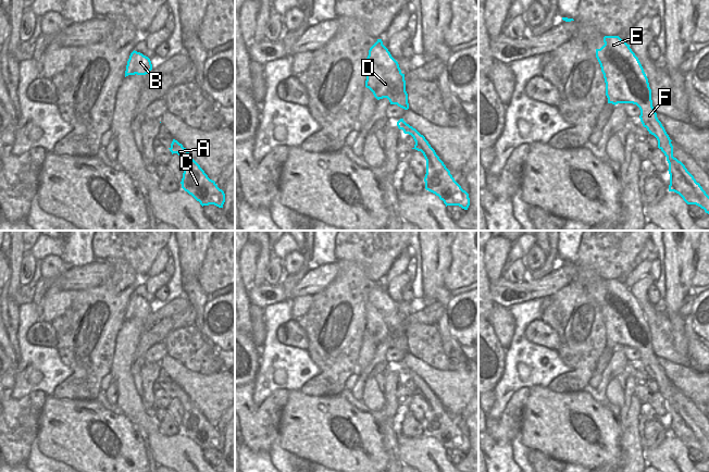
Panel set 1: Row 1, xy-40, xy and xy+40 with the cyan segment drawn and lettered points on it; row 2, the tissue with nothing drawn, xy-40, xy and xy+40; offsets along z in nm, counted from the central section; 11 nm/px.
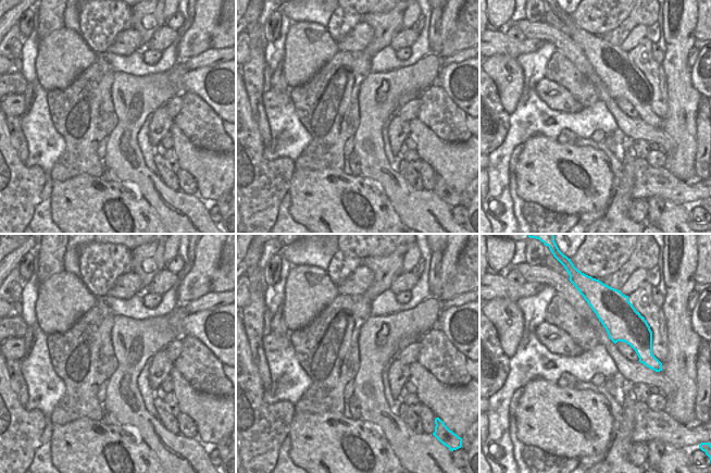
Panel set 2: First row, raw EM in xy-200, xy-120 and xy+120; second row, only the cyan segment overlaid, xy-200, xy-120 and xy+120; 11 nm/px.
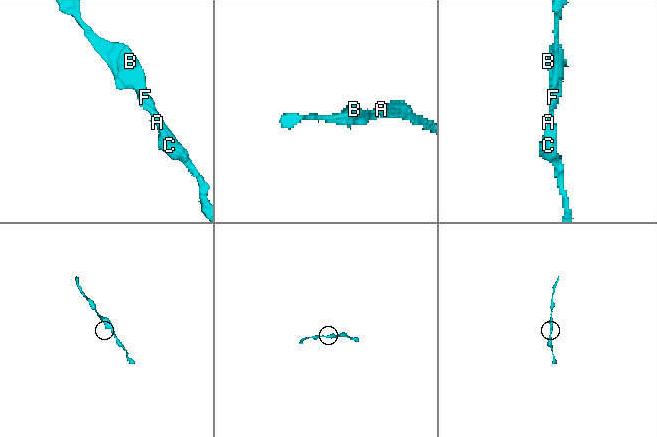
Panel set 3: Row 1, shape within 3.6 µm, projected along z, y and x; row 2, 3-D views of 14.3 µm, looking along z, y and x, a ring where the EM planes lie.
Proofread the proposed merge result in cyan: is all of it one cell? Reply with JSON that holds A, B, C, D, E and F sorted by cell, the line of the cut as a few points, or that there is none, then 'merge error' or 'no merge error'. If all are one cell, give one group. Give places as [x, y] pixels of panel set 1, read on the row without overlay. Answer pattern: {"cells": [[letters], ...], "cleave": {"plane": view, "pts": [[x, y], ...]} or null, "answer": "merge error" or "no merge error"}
{"cells": [["A", "B", "C", "D", "E", "F"]], "cleave": null, "answer": "no merge error"}

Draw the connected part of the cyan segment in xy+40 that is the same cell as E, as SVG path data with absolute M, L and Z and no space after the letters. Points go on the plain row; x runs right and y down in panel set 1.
M605 280L605 288L600 293L596 293L596 301L600 308L606 326L606 339L608 347L633 347L640 353L640 365L647 372L649 377L654 378L658 384L658 392L667 400L669 407L670 428L669 435L679 437L687 448L696 448L709 458L709 439L702 433L699 426L687 414L685 409L673 400L673 389L661 365L657 361L657 357L652 350L651 333L644 312L630 291L630 288L622 284L619 280Z

